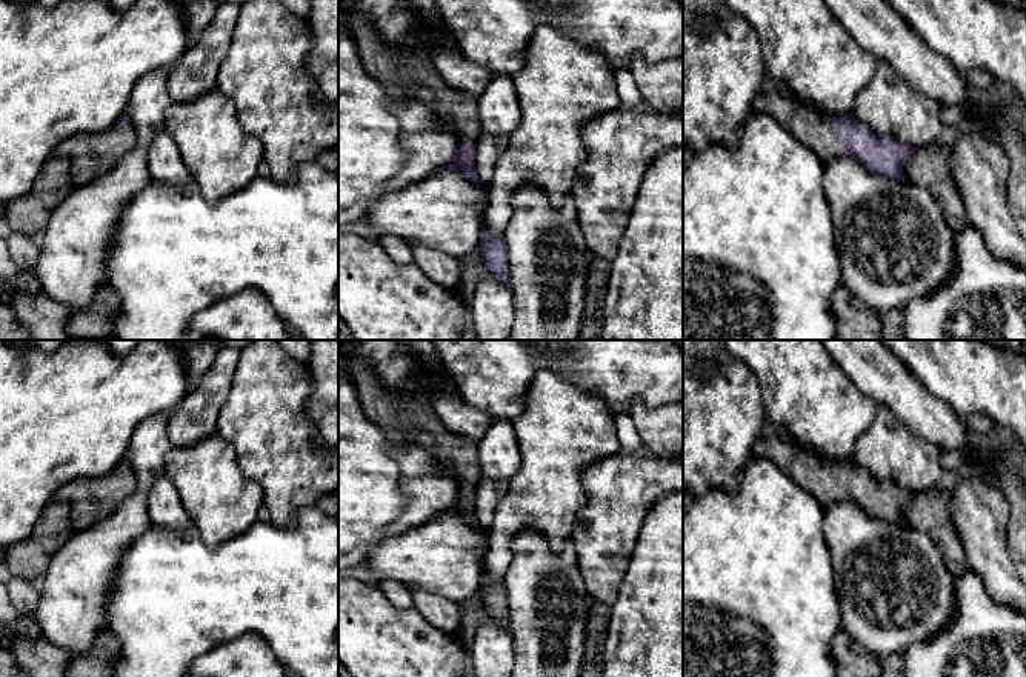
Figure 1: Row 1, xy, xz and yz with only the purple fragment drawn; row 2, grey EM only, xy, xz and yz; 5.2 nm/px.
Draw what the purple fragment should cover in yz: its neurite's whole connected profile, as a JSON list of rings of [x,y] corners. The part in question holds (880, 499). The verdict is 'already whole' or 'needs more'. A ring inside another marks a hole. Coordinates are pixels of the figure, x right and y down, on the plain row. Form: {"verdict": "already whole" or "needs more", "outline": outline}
{"verdict": "needs more", "outline": [[[772,425],[761,431],[752,454],[775,462],[798,486],[811,492],[823,509],[831,503],[851,500],[869,517],[904,528],[903,508],[918,494],[892,480],[872,477],[854,459],[828,463],[786,440]]]}

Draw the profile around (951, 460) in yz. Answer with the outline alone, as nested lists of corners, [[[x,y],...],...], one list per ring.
[[[941,451],[940,463],[944,471],[955,472],[963,463],[971,460],[963,451]]]

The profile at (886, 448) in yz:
[[[878,403],[872,425],[855,442],[854,460],[878,480],[924,492],[940,486],[946,472],[940,455],[937,446],[912,435],[884,403]]]

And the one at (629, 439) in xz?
[[[621,412],[614,417],[617,439],[620,448],[626,451],[634,451],[643,445],[638,429],[634,425],[631,414]]]

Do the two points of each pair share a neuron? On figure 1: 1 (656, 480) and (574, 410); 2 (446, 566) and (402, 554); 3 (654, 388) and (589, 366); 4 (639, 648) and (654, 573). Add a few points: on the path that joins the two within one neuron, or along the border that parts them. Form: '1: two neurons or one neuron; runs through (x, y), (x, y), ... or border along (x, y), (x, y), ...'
1: two neurons; border along (620, 448), (588, 466)
2: one neuron; runs through (436, 557), (413, 557)
3: one neuron; runs through (639, 373), (632, 366), (605, 366)
4: one neuron; runs through (654, 630), (654, 591)

